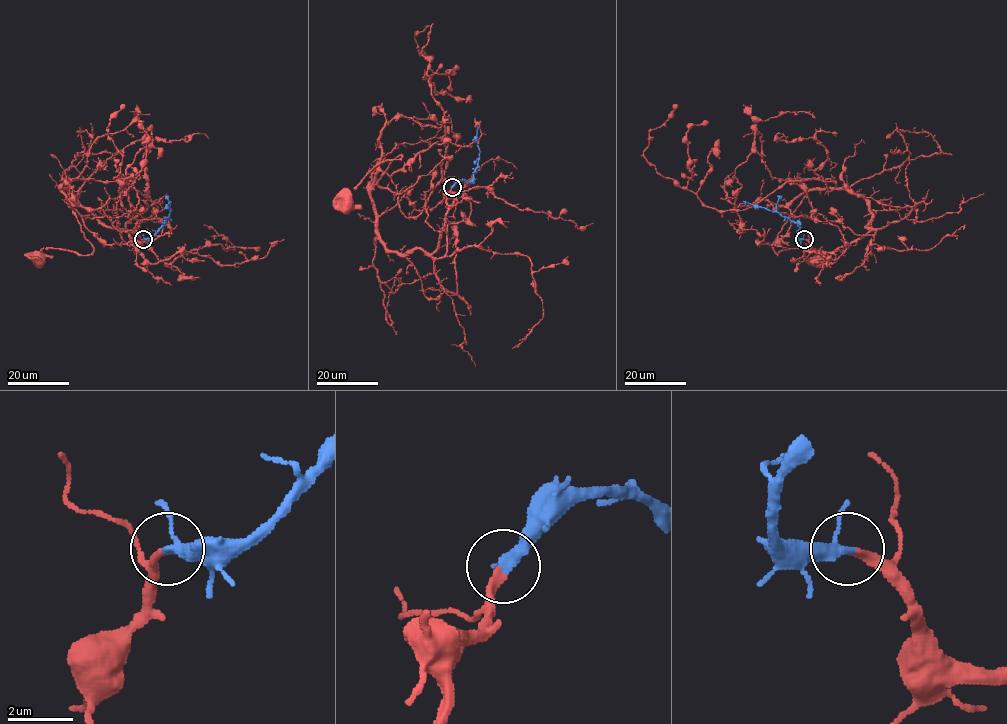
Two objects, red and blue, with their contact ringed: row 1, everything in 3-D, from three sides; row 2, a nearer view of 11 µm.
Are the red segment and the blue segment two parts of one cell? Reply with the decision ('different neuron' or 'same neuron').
same neuron

